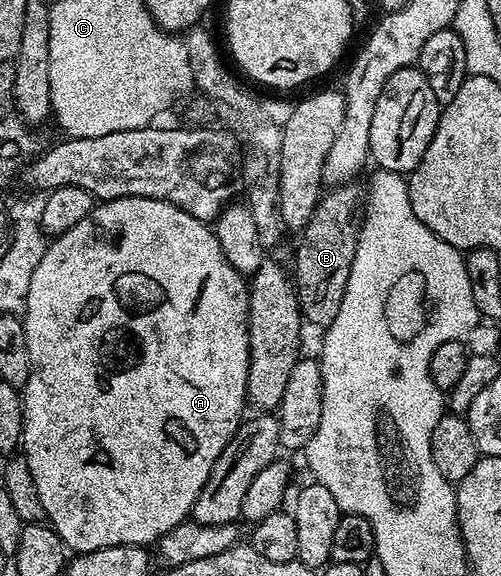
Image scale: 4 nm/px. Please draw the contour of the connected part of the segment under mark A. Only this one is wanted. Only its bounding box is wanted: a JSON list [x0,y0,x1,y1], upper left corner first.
[21,197,249,554]

